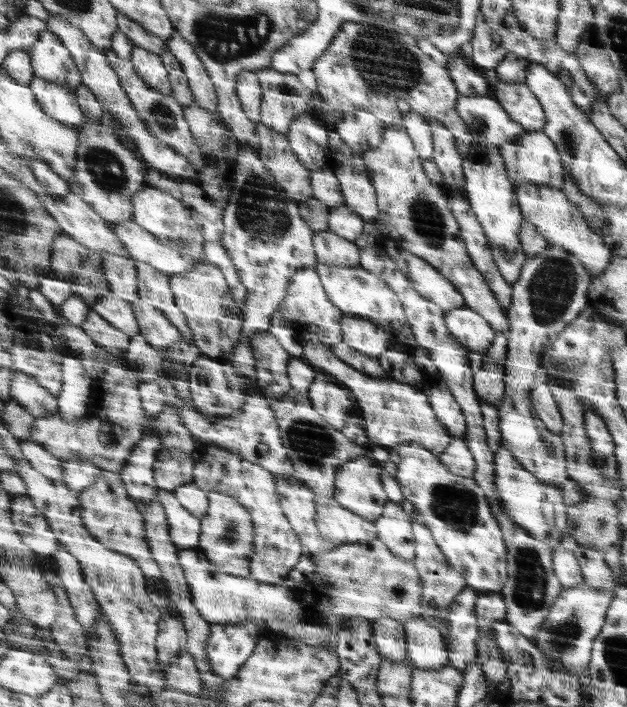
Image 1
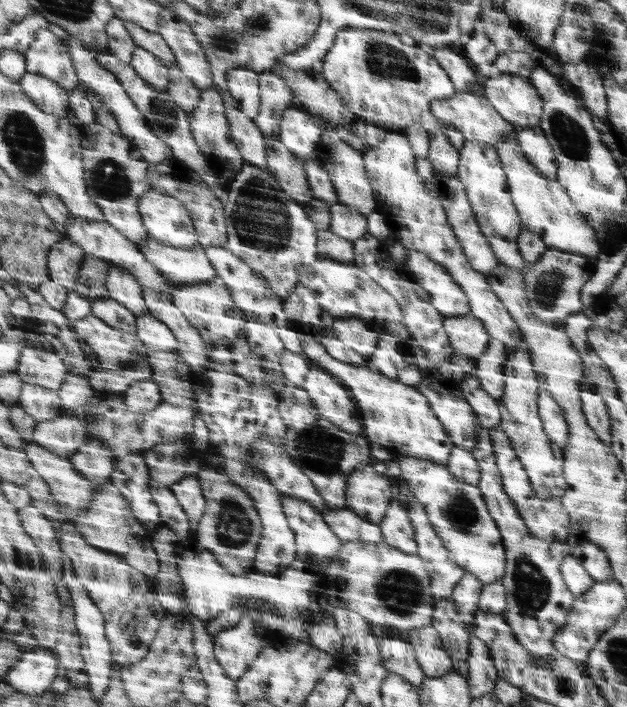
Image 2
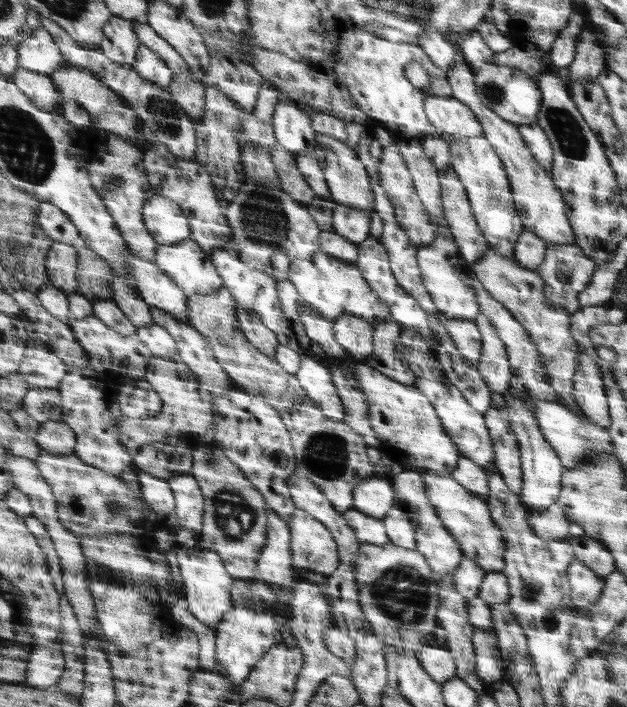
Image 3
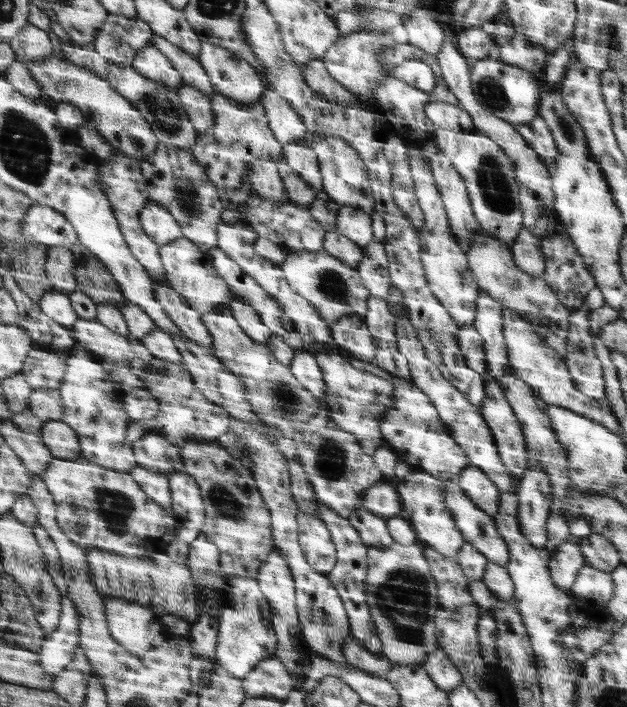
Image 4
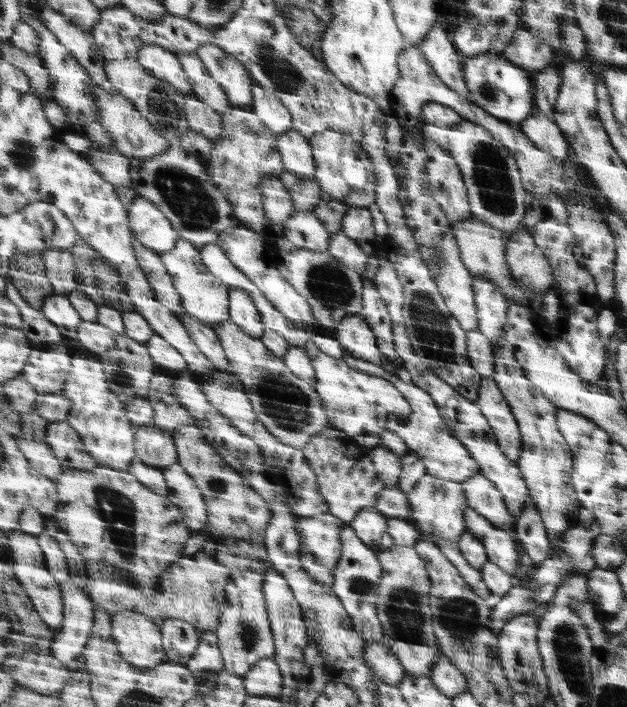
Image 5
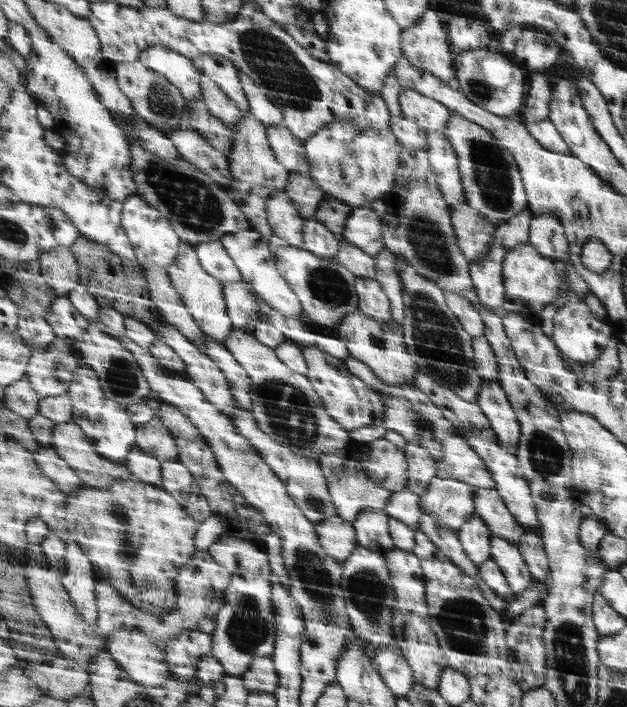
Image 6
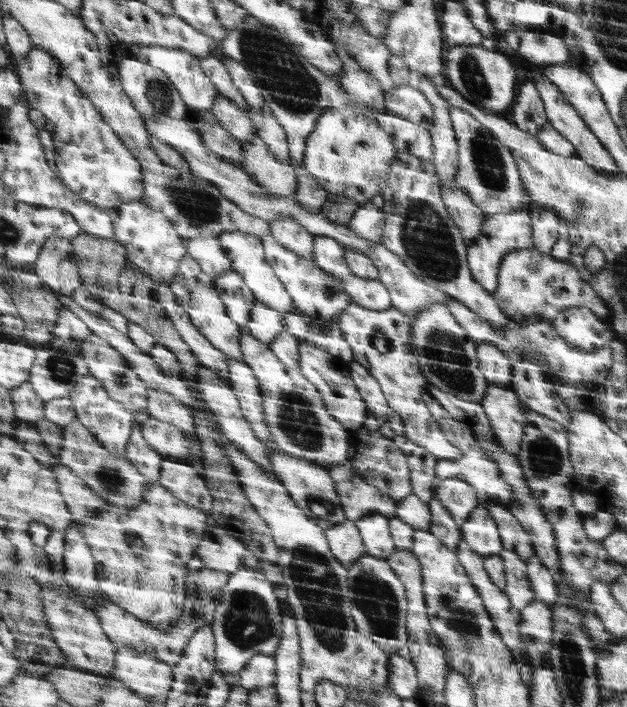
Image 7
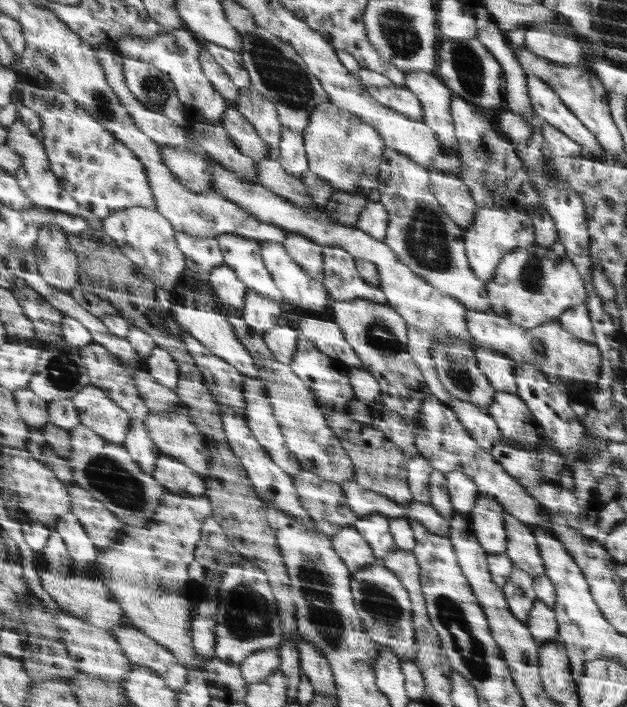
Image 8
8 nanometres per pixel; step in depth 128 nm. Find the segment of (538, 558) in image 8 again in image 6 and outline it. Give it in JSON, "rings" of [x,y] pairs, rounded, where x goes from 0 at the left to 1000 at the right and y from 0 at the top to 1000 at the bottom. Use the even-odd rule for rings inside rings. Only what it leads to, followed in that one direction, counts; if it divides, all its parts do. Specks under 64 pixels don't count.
{"rings":[[[791,690],[758,692],[756,713],[756,727],[774,740],[783,757],[804,760],[825,771],[837,750],[804,714]]]}

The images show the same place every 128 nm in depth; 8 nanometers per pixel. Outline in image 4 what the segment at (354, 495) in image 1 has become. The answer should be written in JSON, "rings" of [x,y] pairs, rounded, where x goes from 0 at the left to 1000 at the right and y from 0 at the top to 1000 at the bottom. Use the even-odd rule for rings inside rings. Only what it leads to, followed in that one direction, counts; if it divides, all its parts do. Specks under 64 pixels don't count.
{"rings":[[[612,679],[593,686],[581,697],[574,716],[606,731],[622,733],[638,724],[638,704],[635,704],[632,693],[622,687],[622,680]]]}

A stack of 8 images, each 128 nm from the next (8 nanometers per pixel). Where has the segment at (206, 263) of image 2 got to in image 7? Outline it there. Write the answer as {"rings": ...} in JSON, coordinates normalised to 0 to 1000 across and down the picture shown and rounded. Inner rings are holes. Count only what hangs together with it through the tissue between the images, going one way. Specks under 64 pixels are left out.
{"rings":[[[298,358],[292,371],[287,372],[287,382],[281,386],[281,393],[274,397],[273,406],[281,417],[284,417],[287,430],[300,437],[306,454],[332,477],[332,481],[337,481],[344,488],[344,492],[354,495],[360,504],[388,509],[383,474],[389,465],[364,447],[354,414],[351,414],[348,400],[344,400],[344,393],[325,383],[319,369],[313,368],[313,364],[306,364],[303,358]]]}

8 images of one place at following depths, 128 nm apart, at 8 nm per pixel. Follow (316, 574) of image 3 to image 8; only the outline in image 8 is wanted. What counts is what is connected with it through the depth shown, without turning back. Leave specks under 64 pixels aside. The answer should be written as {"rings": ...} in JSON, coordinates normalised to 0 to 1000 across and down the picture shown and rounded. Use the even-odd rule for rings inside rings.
{"rings":[[[555,744],[542,750],[526,764],[530,775],[553,798],[560,810],[573,809],[585,803],[589,798],[600,795],[598,784],[593,786],[593,775],[568,747]]]}

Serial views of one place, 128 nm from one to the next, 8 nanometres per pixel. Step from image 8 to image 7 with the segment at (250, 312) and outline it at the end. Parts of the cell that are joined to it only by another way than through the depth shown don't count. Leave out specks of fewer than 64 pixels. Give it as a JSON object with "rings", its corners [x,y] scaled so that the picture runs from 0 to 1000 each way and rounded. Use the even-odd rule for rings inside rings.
{"rings":[[[415,427],[402,433],[399,444],[399,455],[389,467],[399,470],[404,477],[408,477],[408,481],[431,488],[431,484],[451,467],[451,444]]]}

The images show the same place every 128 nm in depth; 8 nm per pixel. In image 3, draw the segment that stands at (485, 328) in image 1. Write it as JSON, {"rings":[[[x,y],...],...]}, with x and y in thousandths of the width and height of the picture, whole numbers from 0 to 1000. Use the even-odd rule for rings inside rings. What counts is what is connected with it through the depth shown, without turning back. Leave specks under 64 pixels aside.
{"rings":[[[715,451],[711,454],[715,475],[751,519],[762,518],[769,501],[770,482],[764,460],[754,453]]]}

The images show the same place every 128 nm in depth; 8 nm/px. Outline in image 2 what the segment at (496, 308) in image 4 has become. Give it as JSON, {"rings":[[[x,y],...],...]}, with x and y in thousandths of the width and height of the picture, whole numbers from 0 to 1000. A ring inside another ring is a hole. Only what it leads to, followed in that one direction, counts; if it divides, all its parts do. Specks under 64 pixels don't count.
{"rings":[[[783,478],[772,501],[759,506],[758,529],[766,537],[769,552],[789,564],[796,564],[804,557],[809,499],[804,485]]]}

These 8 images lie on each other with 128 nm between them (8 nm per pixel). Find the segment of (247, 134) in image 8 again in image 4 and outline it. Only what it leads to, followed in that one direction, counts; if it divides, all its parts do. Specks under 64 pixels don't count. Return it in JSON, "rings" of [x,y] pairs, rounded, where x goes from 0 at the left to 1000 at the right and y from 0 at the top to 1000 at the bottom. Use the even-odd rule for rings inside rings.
{"rings":[[[257,50],[247,51],[242,62],[274,85],[274,89],[290,103],[292,113],[298,120],[319,124],[337,137],[343,136],[344,124],[322,88],[309,83],[309,79]]]}

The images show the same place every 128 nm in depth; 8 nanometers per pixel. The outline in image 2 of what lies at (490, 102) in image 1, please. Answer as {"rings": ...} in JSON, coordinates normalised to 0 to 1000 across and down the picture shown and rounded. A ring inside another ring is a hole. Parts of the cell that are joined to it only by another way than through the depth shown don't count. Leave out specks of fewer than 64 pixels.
{"rings":[[[746,129],[729,132],[718,140],[689,144],[687,156],[702,171],[708,171],[711,177],[727,180],[746,199],[761,198],[791,205],[797,204],[807,192],[821,190],[828,182],[820,174],[797,164],[797,160],[791,157],[791,153],[785,150],[785,146],[781,146],[775,137],[762,137],[750,133]]]}

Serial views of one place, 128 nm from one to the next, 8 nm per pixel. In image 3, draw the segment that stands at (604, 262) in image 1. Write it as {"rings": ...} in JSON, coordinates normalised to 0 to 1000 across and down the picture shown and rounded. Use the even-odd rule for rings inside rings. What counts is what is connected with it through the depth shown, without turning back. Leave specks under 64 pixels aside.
{"rings":[[[734,79],[724,95],[713,100],[719,126],[724,127],[724,137],[729,141],[759,158],[772,182],[772,194],[789,208],[797,228],[807,235],[810,255],[815,257],[815,269],[820,273],[821,291],[829,311],[834,313],[836,327],[855,330],[855,334],[866,335],[874,345],[915,345],[917,328],[911,313],[906,311],[904,289],[900,287],[900,276],[885,260],[884,250],[876,240],[868,239],[853,226],[829,190],[828,180],[797,167],[769,144],[769,139],[762,136],[761,122],[756,122],[756,107],[743,91],[745,88]]]}

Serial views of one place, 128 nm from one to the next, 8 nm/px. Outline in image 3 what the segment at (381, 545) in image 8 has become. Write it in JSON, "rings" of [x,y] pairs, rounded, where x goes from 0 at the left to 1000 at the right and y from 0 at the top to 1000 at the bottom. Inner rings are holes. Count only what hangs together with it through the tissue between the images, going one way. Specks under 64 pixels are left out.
{"rings":[[[565,719],[549,724],[547,730],[552,733],[555,747],[574,768],[590,767],[590,769],[606,771],[620,768],[608,734],[590,733]]]}

